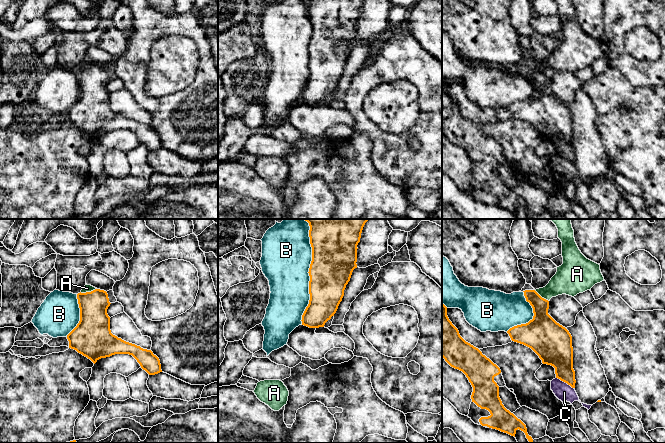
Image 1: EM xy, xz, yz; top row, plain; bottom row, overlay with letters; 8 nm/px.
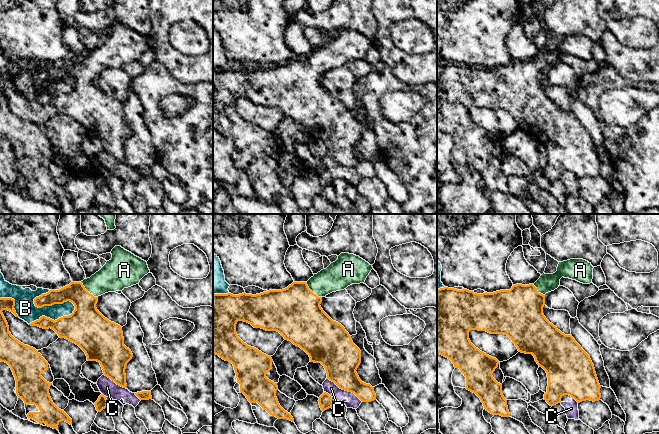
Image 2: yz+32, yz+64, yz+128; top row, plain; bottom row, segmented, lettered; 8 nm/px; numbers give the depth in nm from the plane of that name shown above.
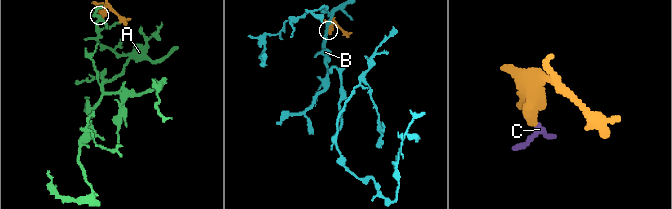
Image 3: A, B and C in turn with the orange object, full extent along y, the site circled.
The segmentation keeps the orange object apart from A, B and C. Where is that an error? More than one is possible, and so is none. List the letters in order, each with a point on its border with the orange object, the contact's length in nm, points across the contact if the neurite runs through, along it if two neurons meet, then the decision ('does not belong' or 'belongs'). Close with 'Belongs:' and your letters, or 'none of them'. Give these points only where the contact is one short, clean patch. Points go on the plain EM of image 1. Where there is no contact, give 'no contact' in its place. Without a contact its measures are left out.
A: contact xy (88, 68); length 140 nm; way xy (94, 98), (93, 78), (88, 68), (87, 64); belongs
B: contact xz (309, 50); length 800 nm; does not belong
C: contact yz (565, 158); length 170 nm; border yz (556, 153), (573, 164); does not belong
Belongs: A

